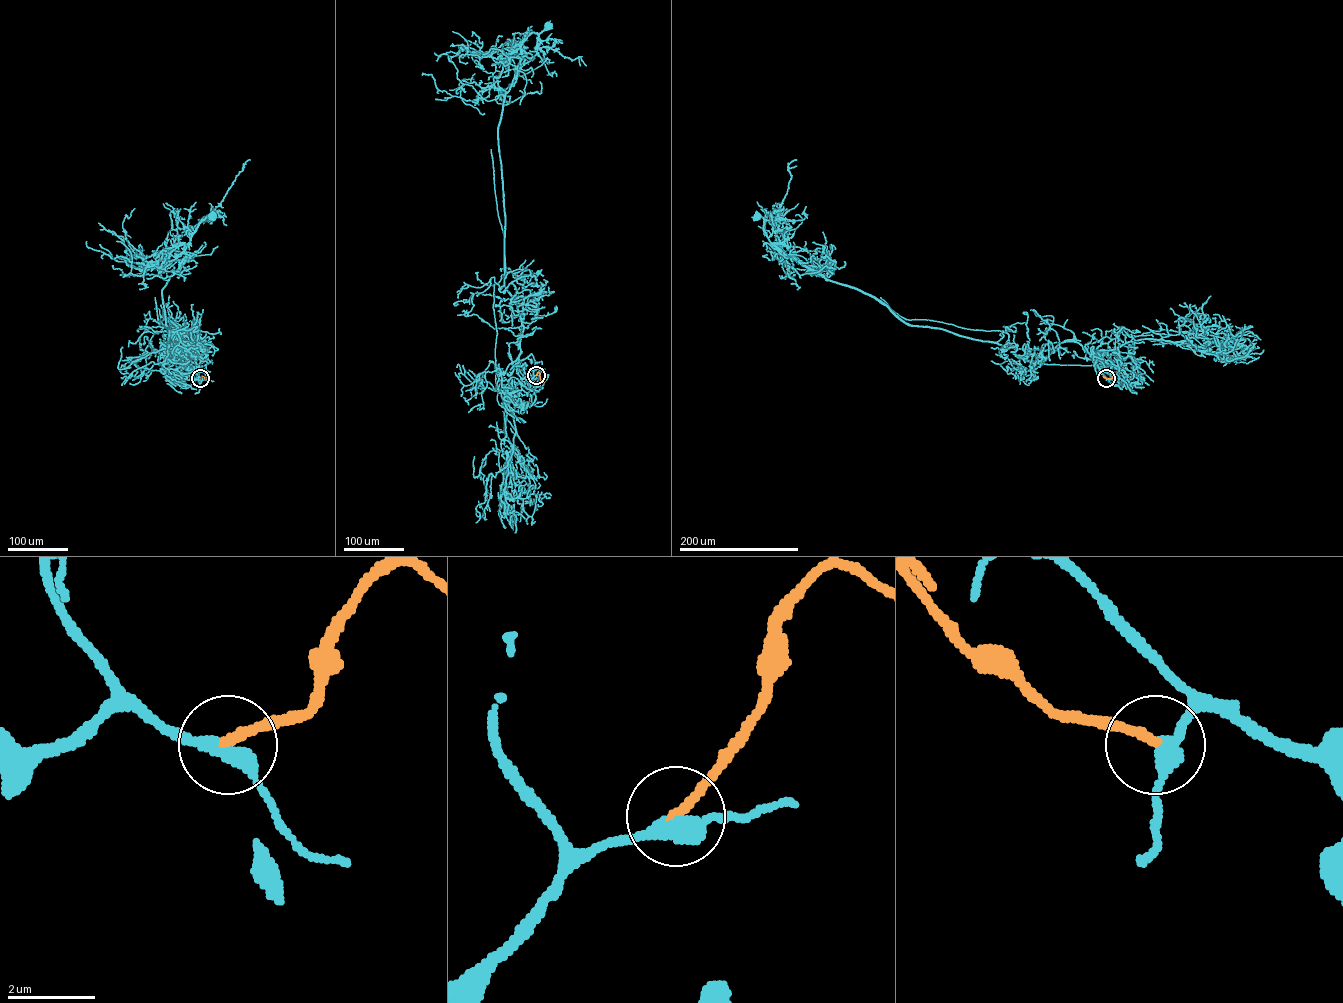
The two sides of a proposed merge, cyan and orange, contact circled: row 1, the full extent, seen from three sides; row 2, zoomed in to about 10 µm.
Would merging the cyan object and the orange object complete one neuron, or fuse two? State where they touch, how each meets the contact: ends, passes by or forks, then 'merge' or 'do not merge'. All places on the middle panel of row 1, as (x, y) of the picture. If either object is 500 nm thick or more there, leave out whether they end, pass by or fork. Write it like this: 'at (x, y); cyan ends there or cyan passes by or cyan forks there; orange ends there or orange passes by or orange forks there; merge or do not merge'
at (536, 375); cyan passes by; orange ends there; merge

